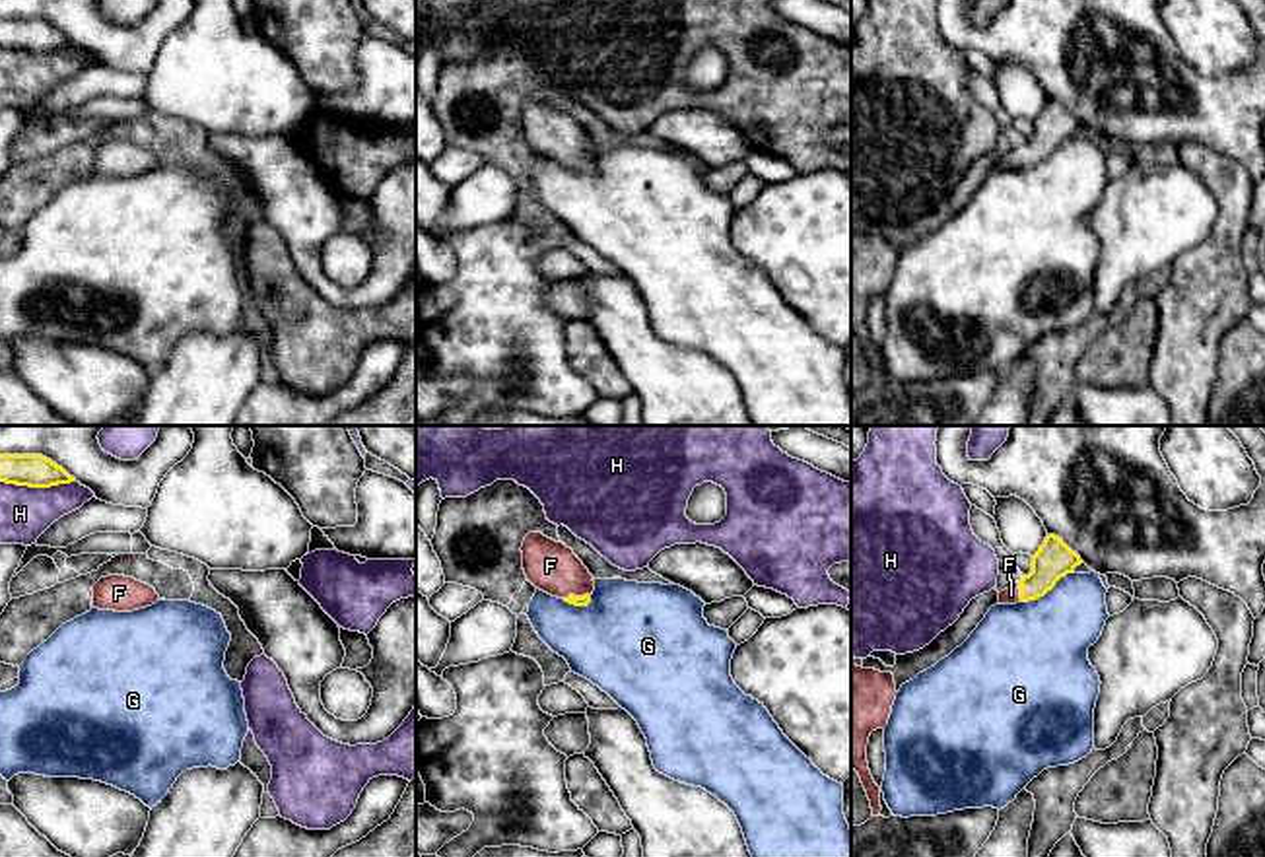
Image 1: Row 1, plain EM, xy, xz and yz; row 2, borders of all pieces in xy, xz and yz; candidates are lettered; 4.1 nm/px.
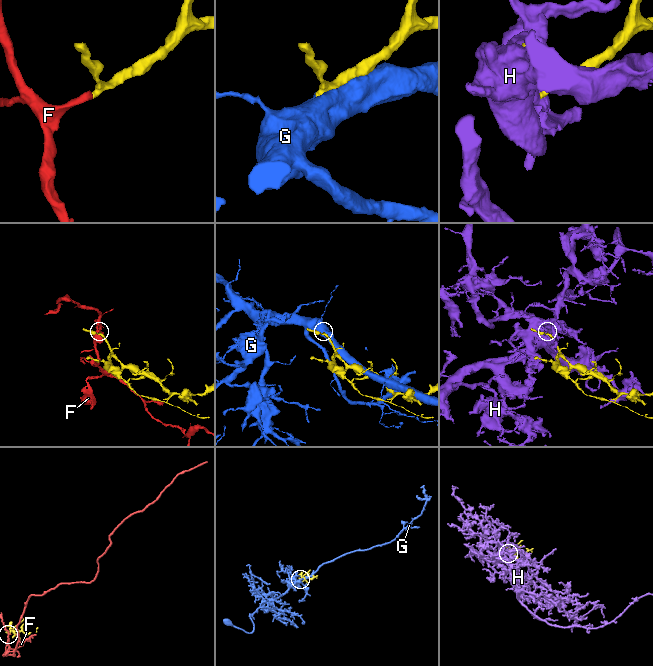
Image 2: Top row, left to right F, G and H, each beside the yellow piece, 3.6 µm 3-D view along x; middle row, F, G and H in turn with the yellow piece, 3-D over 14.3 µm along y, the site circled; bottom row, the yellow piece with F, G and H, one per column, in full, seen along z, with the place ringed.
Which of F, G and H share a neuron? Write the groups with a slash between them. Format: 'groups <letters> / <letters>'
groups F / G / H

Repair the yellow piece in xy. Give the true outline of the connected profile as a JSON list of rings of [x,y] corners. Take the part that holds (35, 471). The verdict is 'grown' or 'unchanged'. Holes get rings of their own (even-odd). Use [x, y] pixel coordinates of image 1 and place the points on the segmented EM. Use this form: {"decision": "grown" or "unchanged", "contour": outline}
{"decision": "unchanged", "contour": [[[0,455],[0,482],[51,488],[74,480],[62,466],[43,455]]]}

